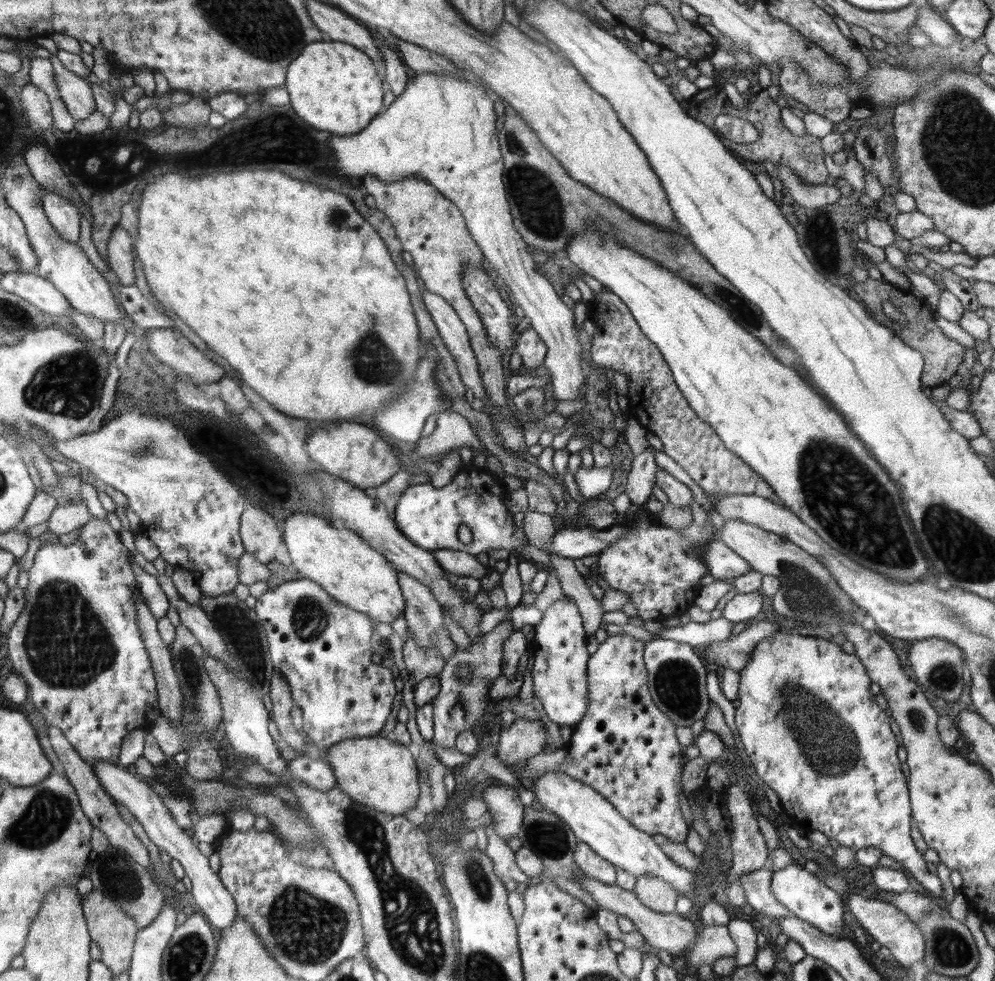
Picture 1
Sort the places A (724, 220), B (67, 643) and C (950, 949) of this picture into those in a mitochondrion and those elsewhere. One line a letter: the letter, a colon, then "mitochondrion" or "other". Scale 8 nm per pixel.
A: other
B: mitochondrion
C: mitochondrion

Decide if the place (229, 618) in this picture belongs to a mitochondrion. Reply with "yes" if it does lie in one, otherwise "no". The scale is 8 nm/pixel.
yes

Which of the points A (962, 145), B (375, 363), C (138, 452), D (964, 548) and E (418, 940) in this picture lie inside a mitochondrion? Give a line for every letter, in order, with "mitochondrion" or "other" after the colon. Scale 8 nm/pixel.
A: mitochondrion
B: mitochondrion
C: mitochondrion
D: mitochondrion
E: mitochondrion

